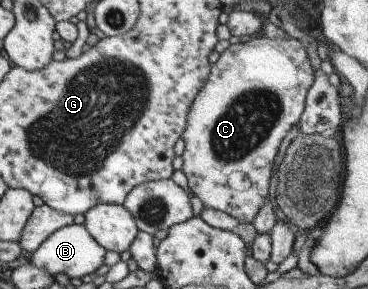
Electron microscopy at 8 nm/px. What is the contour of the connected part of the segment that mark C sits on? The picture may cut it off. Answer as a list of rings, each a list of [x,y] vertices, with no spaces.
[[[262,34],[245,43],[229,44],[211,65],[204,87],[190,106],[183,131],[182,171],[192,189],[206,208],[229,213],[240,223],[253,223],[258,210],[268,199],[268,188],[274,157],[282,139],[297,125],[305,108],[307,89],[312,85],[314,69],[306,48],[299,39],[286,36],[268,38]]]

